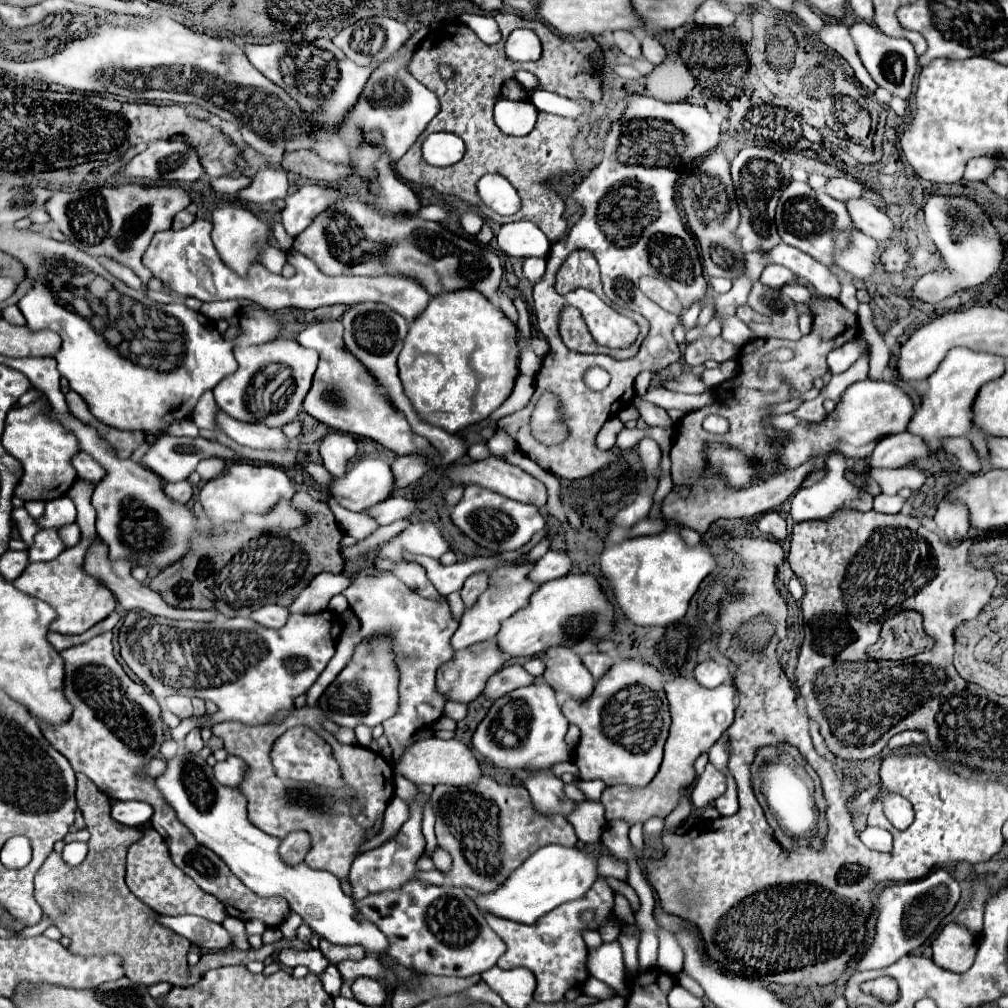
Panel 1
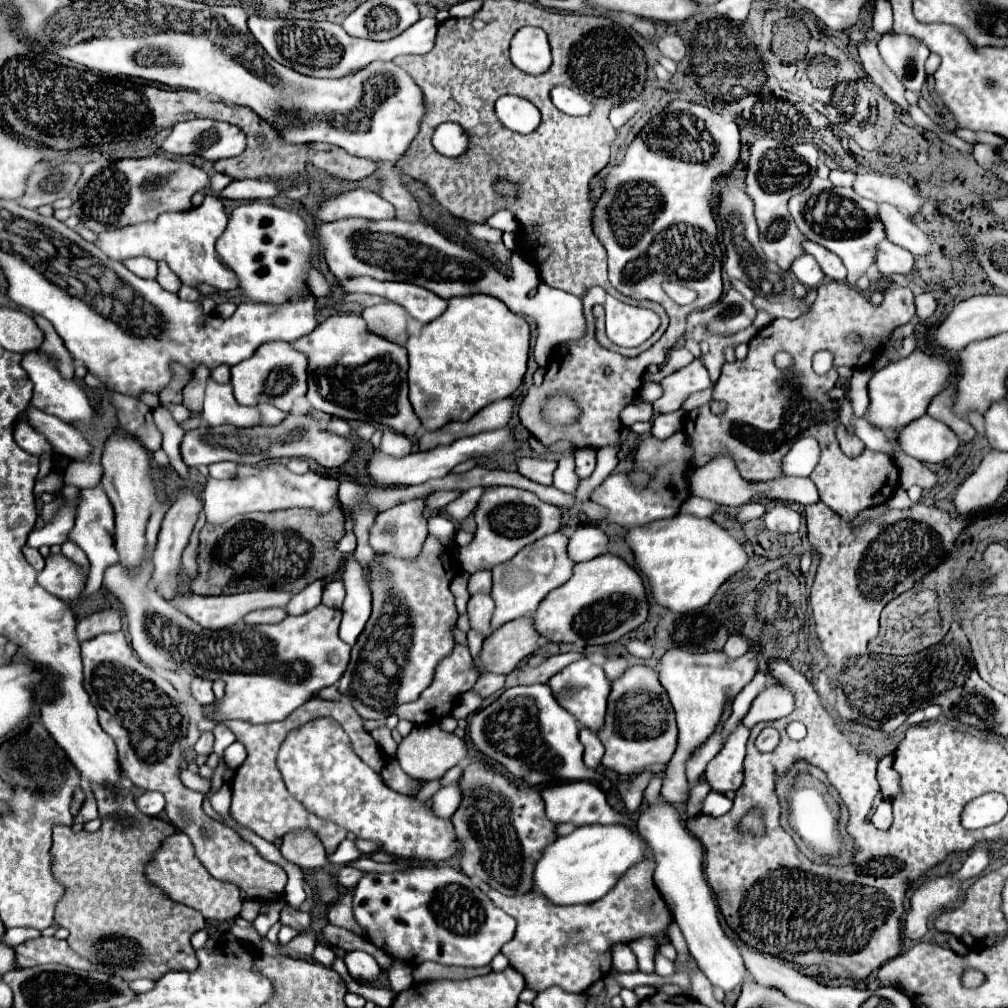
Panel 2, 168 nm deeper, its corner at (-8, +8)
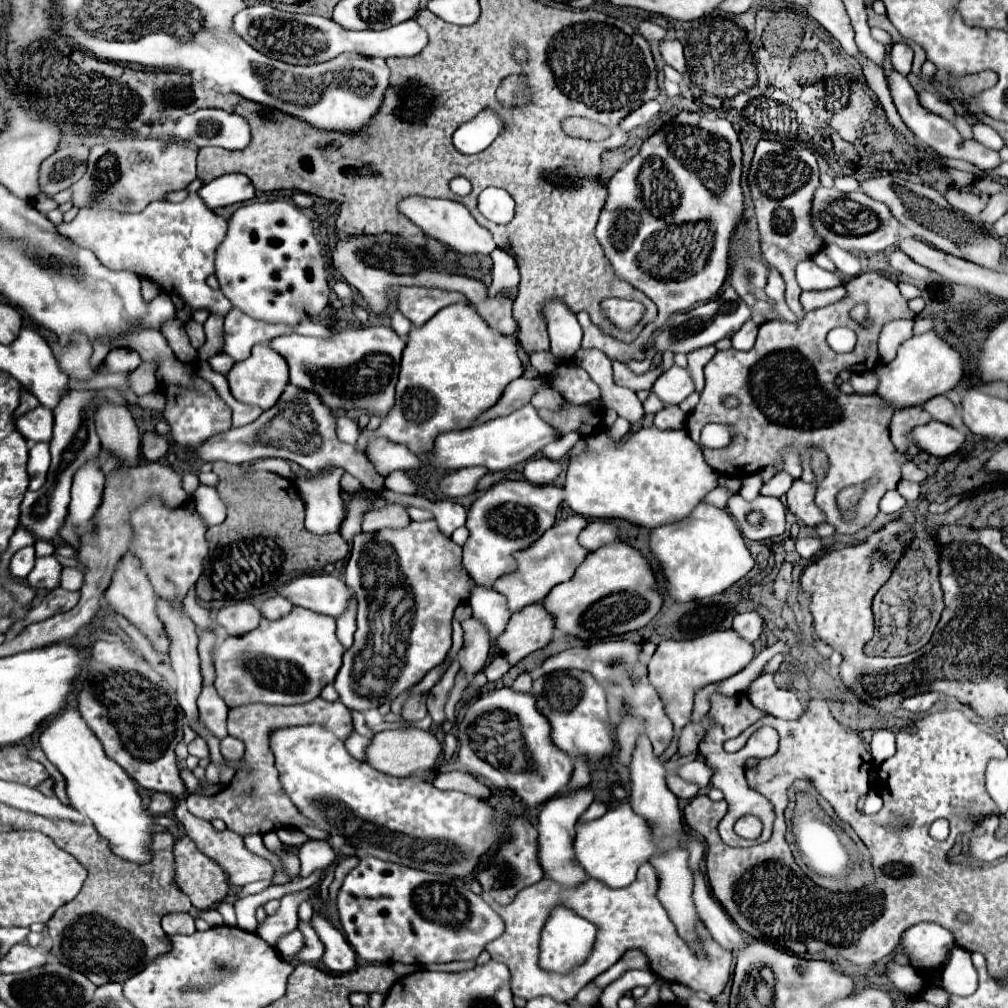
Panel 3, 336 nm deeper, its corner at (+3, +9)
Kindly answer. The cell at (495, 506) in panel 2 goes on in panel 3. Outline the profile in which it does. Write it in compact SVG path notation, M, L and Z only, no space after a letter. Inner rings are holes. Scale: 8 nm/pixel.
M649 426L633 432L625 442L613 444L611 440L607 440L603 432L585 438L585 442L587 442L587 450L569 462L569 470L563 486L557 487L552 484L537 486L525 480L504 479L503 482L497 482L489 490L485 490L485 494L471 504L467 514L469 538L463 544L463 568L477 584L491 588L501 574L511 572L515 568L511 554L515 550L527 548L545 530L549 530L555 522L558 507L563 504L583 518L597 518L597 520L619 518L631 522L633 526L651 530L655 526L679 522L699 504L699 500L707 492L711 492L717 486L719 474L715 474L715 470L707 466L701 454L701 446L689 438L687 430L657 430L655 426Z

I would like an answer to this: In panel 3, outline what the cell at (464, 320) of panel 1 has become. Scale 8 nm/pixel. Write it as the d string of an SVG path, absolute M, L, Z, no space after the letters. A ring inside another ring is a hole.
M463 302L451 304L409 332L395 406L375 432L361 430L357 450L363 452L371 436L385 436L391 442L405 444L413 454L425 454L431 450L437 434L475 424L475 418L491 408L505 386L521 374L523 366L517 356L517 340L487 326L475 306Z

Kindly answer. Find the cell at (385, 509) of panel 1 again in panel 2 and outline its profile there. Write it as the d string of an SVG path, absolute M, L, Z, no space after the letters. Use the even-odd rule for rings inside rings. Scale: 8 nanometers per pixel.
M436 491L436 493L432 493L432 495L428 497L426 505L428 505L428 507L434 507L434 509L442 509L442 507L446 507L448 503L452 503L460 493L462 493L462 491Z

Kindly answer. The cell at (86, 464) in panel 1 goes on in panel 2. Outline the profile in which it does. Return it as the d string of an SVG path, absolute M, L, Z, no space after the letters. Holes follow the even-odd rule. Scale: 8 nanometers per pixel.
M28 407L28 421L40 431L52 449L68 459L84 459L90 453L88 441L80 431L74 431L72 425L62 423L62 419L54 419L54 415L46 415L36 407Z

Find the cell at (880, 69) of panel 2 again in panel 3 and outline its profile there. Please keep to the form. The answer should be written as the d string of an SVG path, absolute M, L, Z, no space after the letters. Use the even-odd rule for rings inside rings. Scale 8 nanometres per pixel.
M889 70L887 72L887 84L889 84L889 90L891 90L891 98L893 98L893 104L901 116L901 120L907 124L907 128L917 136L917 140L923 144L923 146L929 146L933 148L937 154L945 156L945 158L957 158L957 160L965 160L973 166L977 166L981 172L993 172L1001 166L1001 158L999 158L999 152L995 150L989 150L985 148L983 144L979 144L977 140L967 140L963 138L953 124L949 124L945 118L937 116L937 114L931 114L927 112L925 108L919 106L917 102L917 94L915 90L911 88L909 80L905 76L901 76L899 72L895 70Z

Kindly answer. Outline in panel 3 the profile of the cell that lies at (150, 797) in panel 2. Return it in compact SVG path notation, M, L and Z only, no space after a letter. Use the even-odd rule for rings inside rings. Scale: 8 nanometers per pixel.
M151 794L149 796L149 804L147 804L147 810L153 814L153 816L161 816L161 814L167 814L173 810L173 798L167 796L167 794Z

